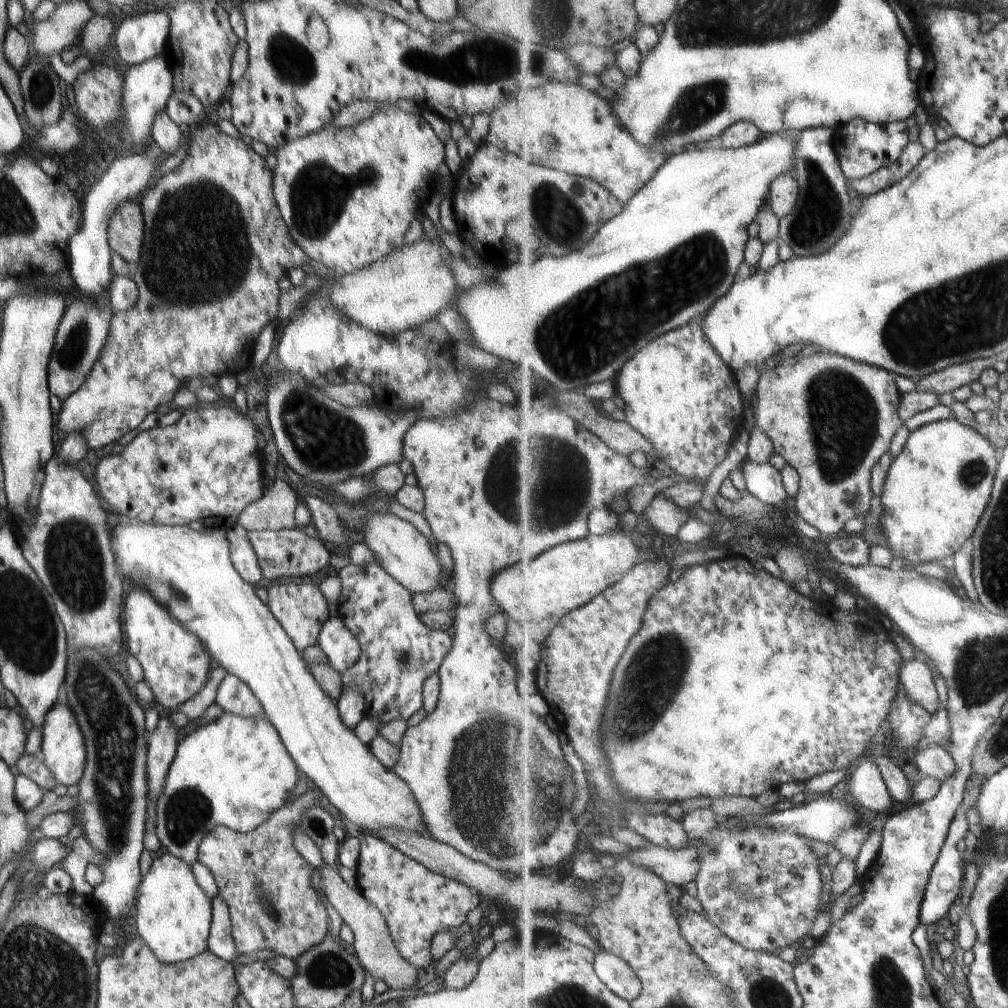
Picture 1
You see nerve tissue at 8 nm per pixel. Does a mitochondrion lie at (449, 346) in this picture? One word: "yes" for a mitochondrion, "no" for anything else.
no

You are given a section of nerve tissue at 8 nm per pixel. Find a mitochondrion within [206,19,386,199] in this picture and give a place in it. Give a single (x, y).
(294, 65)

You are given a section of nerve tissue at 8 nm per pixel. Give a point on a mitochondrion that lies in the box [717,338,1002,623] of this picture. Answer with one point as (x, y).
(843, 415)

